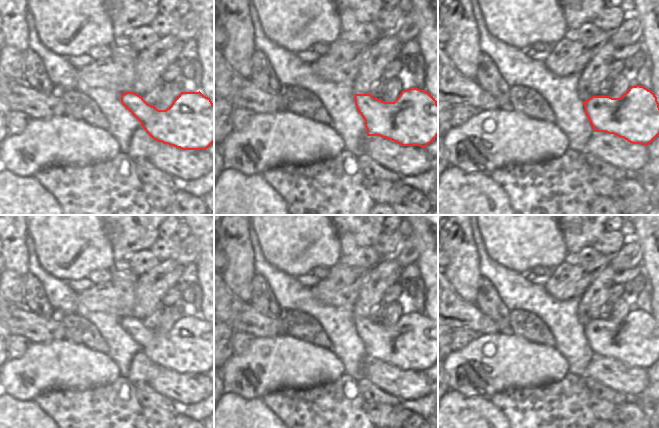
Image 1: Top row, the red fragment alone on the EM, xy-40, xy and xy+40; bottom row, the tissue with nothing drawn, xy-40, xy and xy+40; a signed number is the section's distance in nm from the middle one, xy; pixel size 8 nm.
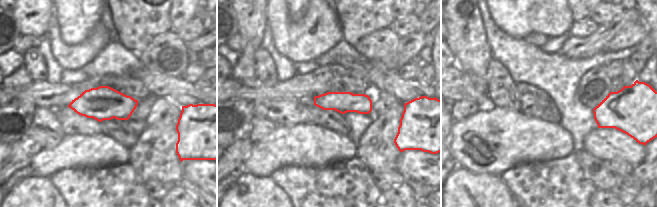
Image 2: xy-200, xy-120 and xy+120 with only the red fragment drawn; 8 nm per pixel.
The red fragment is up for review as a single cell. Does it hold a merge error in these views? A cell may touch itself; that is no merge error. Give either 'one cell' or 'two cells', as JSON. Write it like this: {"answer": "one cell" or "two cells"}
{"answer": "one cell"}

